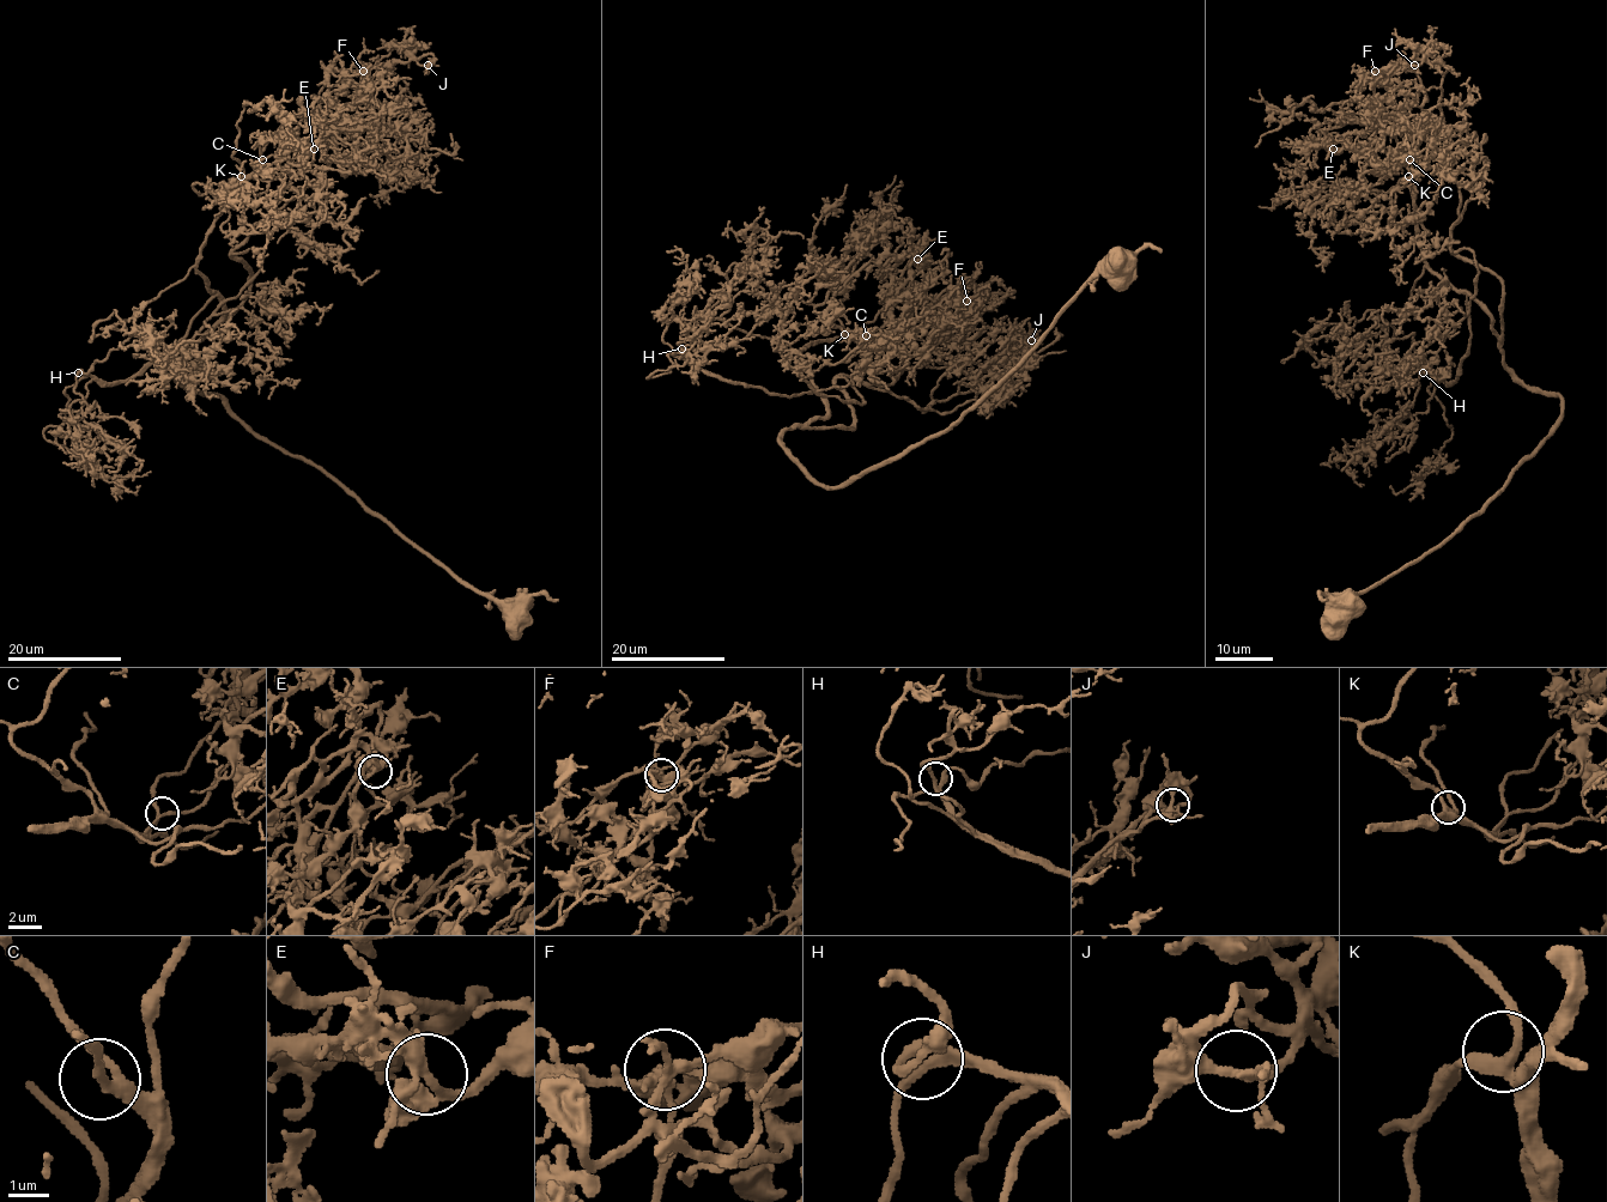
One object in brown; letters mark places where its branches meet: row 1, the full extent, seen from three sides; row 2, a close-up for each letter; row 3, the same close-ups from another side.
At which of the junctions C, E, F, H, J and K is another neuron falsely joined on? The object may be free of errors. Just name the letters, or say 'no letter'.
no letter

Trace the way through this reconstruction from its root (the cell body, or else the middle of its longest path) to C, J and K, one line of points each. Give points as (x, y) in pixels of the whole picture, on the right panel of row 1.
C: (1340, 609), (1445, 541), (1562, 412), (1559, 396), (1533, 392), (1505, 363), (1492, 317), (1427, 268), (1410, 159)
J: (1340, 609), (1445, 541), (1562, 412), (1503, 360), (1502, 283), (1450, 248), (1448, 67), (1413, 66)
K: (1340, 609), (1445, 541), (1562, 412), (1559, 396), (1533, 392), (1505, 363), (1492, 317), (1427, 268), (1408, 176)

